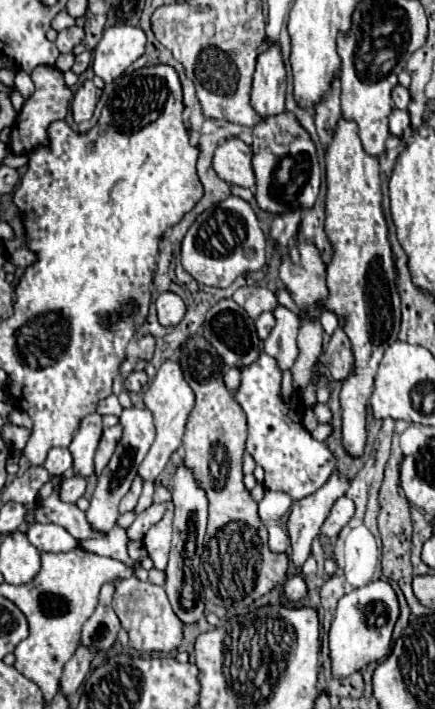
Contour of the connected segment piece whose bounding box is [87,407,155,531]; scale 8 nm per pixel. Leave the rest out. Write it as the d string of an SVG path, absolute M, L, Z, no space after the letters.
M123 409L121 413L121 427L123 427L123 435L117 443L117 449L111 457L111 461L107 463L107 467L103 469L99 481L97 481L97 487L95 487L95 493L93 493L93 499L89 503L89 509L87 509L87 519L89 523L97 529L97 531L111 531L117 523L117 517L119 517L119 501L123 499L123 495L131 489L131 483L133 479L137 477L137 469L141 465L141 461L145 459L151 443L153 443L153 437L155 437L155 425L153 425L153 413L149 409Z

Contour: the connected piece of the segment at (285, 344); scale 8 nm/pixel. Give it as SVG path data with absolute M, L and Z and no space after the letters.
M277 305L273 309L275 317L275 327L271 329L269 337L265 339L265 353L275 357L281 365L281 369L291 369L297 355L299 355L299 345L297 345L297 333L301 327L301 321L297 321L297 315L287 309L285 305Z

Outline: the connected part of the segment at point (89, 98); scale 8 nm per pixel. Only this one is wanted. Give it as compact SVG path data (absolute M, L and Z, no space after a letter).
M85 81L85 83L77 89L75 99L73 99L73 103L71 103L71 111L73 111L75 123L89 121L89 119L93 117L95 105L97 105L95 85L93 85L93 81Z

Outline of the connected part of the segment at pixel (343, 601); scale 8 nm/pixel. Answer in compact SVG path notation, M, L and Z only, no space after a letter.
M373 581L339 599L335 619L329 631L331 665L335 677L347 677L371 661L381 661L391 645L393 625L399 617L399 603L387 581Z

